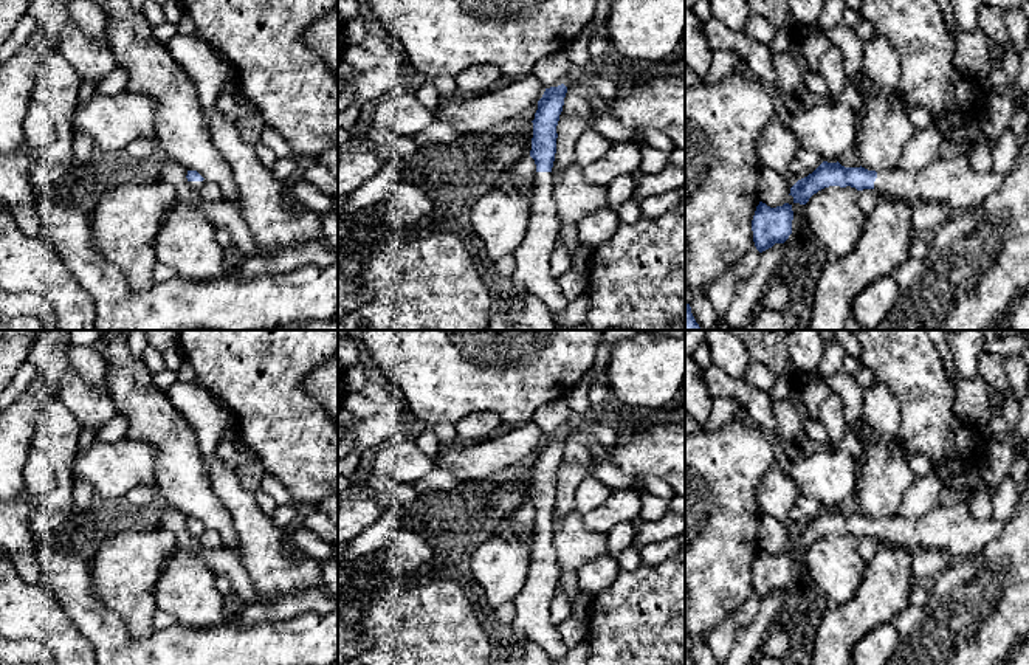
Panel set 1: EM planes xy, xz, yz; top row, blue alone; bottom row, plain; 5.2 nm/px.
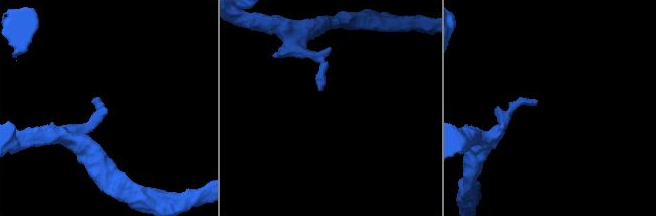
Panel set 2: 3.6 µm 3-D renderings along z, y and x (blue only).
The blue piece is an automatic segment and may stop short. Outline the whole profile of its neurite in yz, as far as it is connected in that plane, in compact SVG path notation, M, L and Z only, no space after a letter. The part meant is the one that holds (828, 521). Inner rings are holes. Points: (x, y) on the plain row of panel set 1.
M945 459L936 473L945 487L958 493L958 501L939 507L921 518L876 519L865 515L845 515L838 508L823 508L812 521L798 527L790 541L793 550L806 552L818 538L829 533L876 536L908 549L945 550L956 561L983 549L996 539L1004 522L996 519L978 521L972 513L972 496L981 479L981 467L959 459Z

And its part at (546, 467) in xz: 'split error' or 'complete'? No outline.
split error

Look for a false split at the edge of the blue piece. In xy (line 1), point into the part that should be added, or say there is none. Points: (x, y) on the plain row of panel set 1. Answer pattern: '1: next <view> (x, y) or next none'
1: next xy (196, 532)

